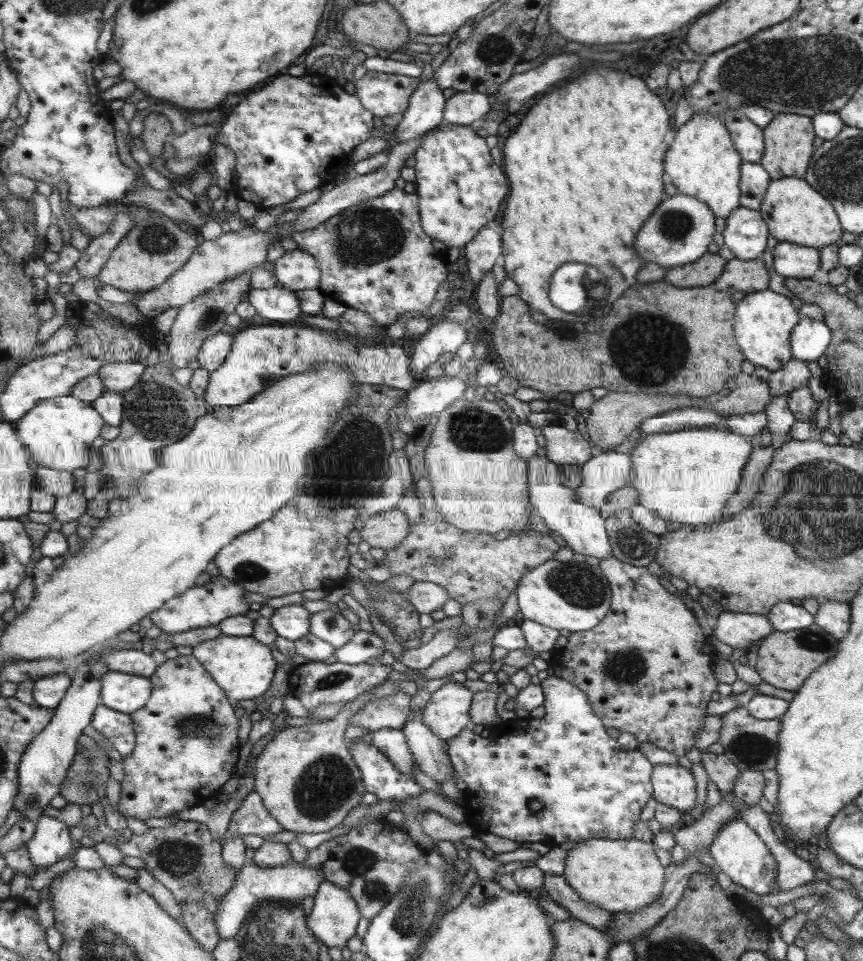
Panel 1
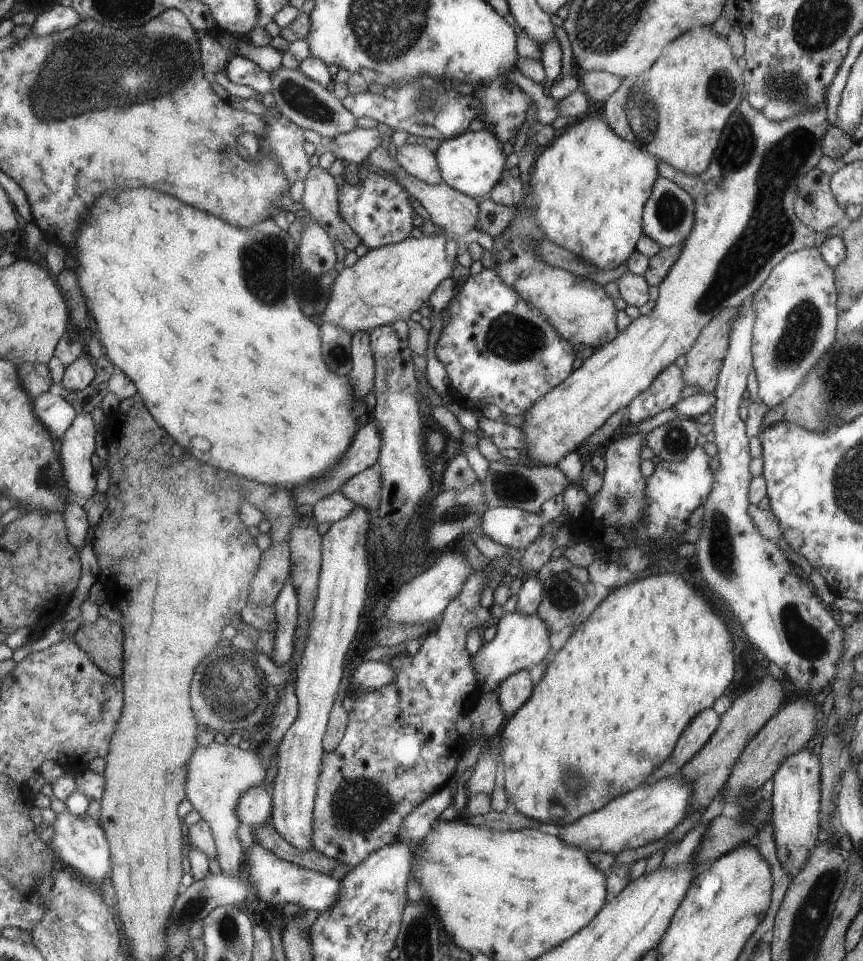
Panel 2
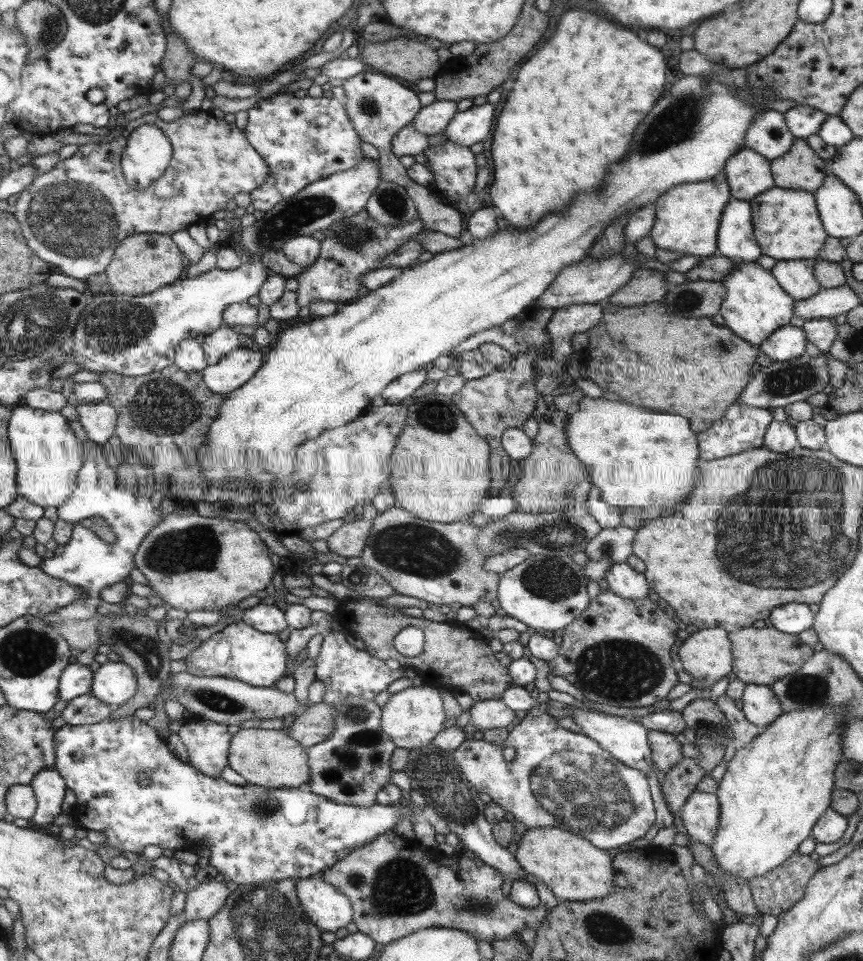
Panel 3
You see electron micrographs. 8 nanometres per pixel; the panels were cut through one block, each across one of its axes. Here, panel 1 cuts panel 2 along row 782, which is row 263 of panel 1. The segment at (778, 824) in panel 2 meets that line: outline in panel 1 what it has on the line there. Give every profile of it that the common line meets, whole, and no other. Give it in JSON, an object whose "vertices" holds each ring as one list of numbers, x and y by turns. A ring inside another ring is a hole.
{"vertices":[[779,241,772,250,773,270,784,278,811,279,814,272,821,268,818,249,807,248,806,245,796,245,787,241]]}

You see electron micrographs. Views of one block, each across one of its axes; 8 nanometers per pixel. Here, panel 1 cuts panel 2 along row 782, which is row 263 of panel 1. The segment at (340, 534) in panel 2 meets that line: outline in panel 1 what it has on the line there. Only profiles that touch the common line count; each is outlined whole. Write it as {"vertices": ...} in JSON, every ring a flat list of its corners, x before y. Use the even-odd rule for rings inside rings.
{"vertices":[[299,249,285,251,273,261,278,286,290,291,299,289,317,289,319,282,319,268,310,253]]}

